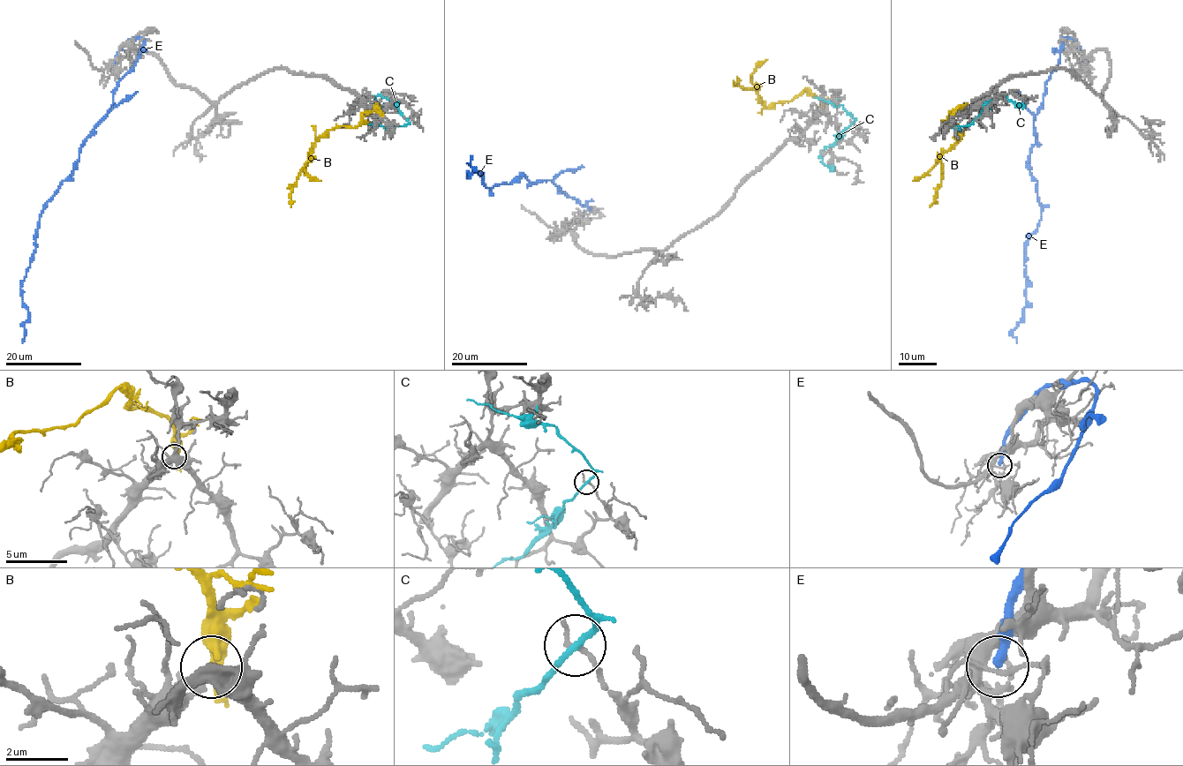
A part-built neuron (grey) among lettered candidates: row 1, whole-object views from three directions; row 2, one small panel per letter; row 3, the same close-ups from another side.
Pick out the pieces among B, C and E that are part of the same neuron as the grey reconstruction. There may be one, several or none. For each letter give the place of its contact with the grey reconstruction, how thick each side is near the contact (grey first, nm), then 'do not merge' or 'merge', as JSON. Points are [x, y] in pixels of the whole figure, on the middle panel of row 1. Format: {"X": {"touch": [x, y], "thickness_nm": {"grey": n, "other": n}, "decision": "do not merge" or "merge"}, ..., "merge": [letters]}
{"B": {"touch": [822, 110], "thickness_nm": {"grey": 240, "other": 280}, "decision": "do not merge"}, "C": {"touch": [852, 123], "thickness_nm": {"grey": 180, "other": 170}, "decision": "do not merge"}, "E": {"touch": [561, 229], "thickness_nm": {"grey": 100, "other": 320}, "decision": "do not merge"}, "merge": []}

